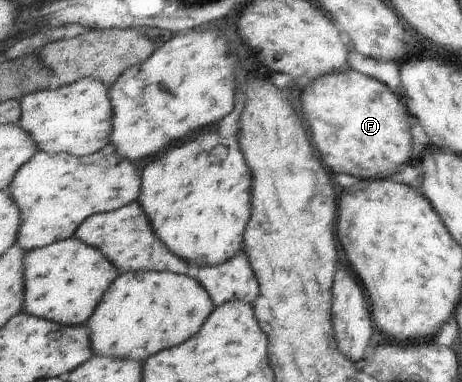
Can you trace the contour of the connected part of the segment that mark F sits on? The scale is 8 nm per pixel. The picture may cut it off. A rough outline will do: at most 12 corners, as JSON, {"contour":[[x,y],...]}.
{"contour":[[350,70],[313,81],[305,113],[339,173],[411,162],[410,109]]}

